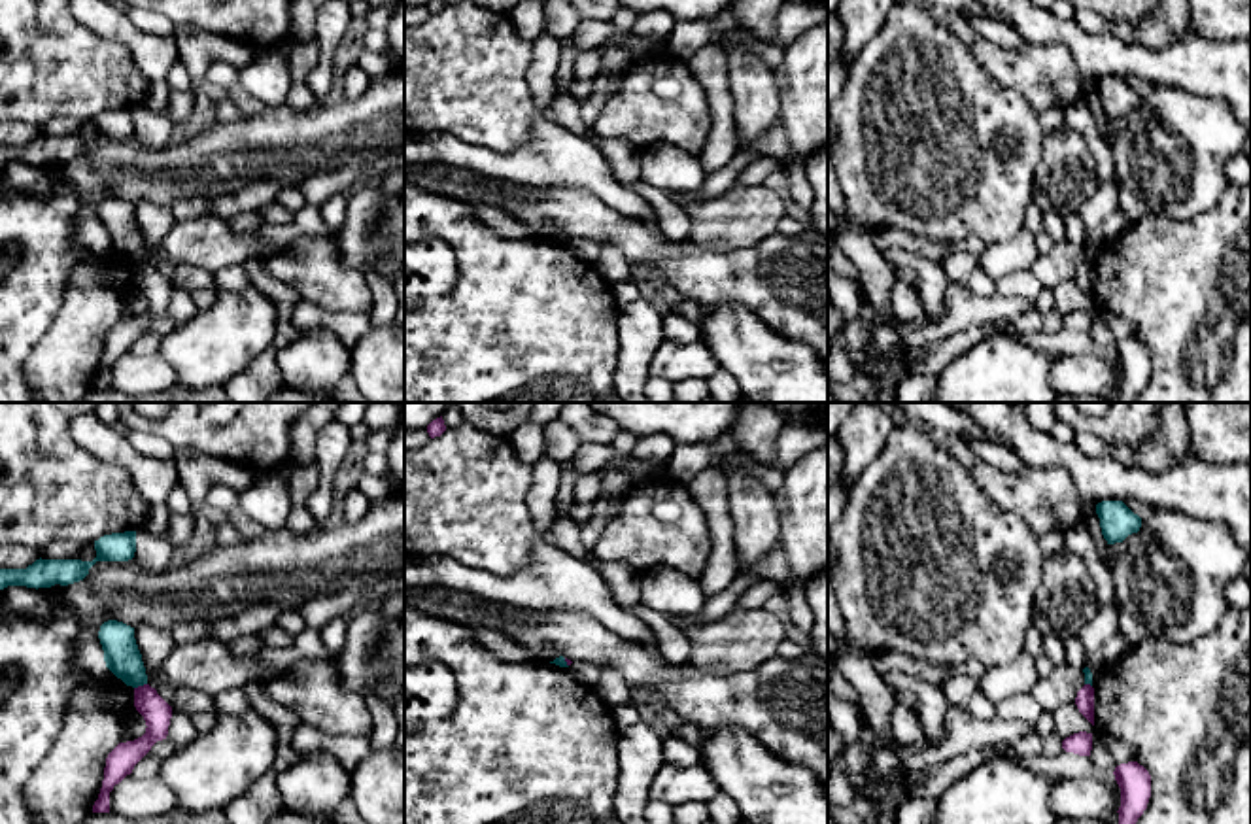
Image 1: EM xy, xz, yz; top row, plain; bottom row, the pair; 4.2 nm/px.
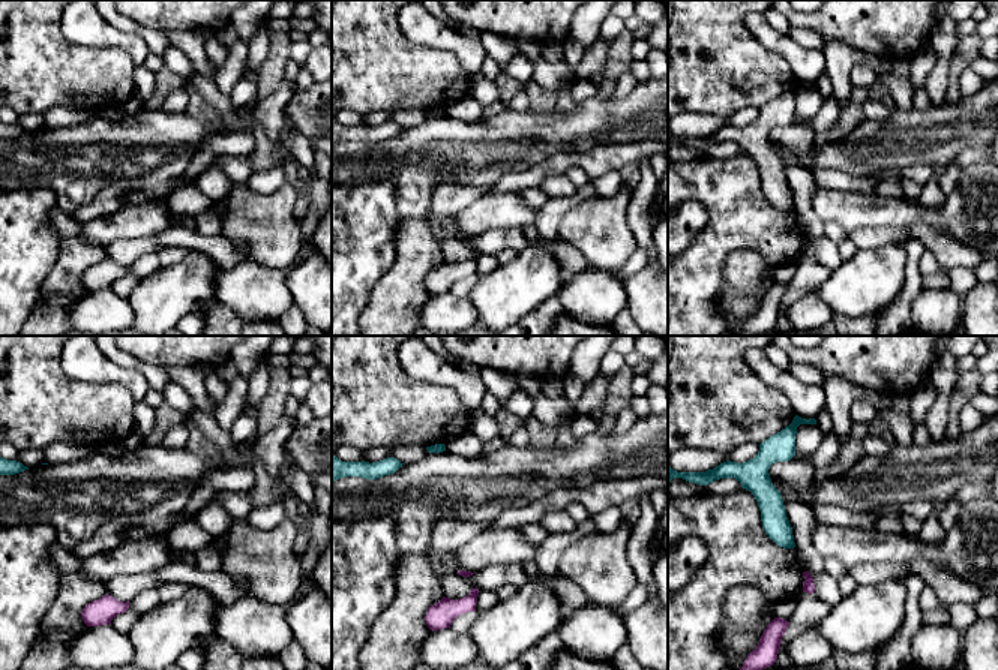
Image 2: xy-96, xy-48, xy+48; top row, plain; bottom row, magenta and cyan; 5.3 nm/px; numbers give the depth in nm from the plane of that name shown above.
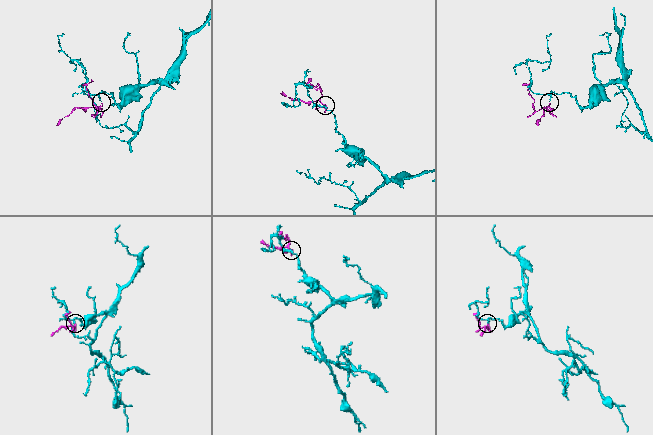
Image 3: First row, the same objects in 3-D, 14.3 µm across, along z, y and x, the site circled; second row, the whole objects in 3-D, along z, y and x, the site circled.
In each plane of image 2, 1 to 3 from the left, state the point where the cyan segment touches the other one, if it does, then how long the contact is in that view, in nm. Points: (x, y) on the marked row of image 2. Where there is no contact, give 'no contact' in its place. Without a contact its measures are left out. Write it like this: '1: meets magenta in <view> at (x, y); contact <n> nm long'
1: no contact
2: no contact
3: no contact

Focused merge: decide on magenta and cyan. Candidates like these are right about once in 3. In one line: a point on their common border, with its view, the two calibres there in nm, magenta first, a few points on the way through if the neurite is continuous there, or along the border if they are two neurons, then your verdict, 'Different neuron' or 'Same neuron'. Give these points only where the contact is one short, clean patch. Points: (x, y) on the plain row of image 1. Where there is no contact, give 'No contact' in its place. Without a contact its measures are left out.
Touches magenta at xy (140, 263). Thickness 120 nm (magenta) against 150 nm. Boundary: xy (146, 259), (135, 265). Different neuron

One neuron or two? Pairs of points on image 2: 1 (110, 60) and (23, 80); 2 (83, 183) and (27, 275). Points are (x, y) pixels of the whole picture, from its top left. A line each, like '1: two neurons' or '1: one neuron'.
1: one neuron
2: two neurons

